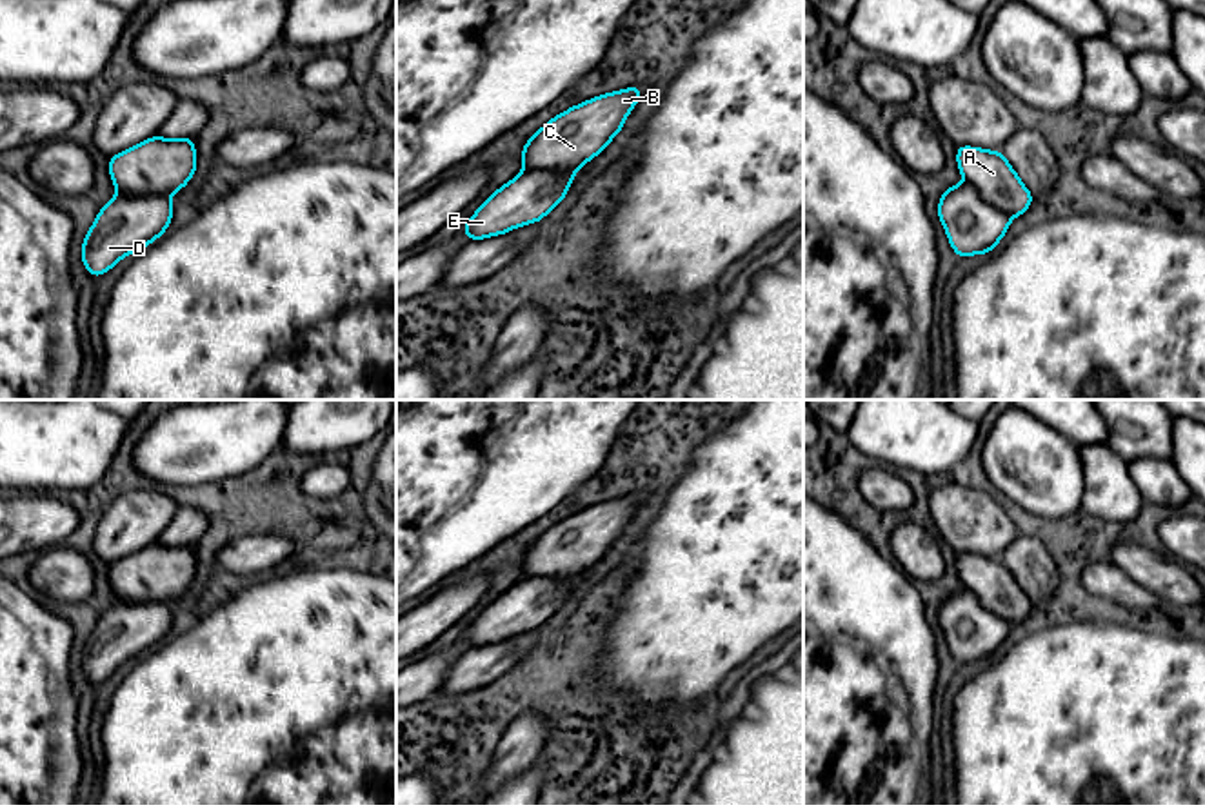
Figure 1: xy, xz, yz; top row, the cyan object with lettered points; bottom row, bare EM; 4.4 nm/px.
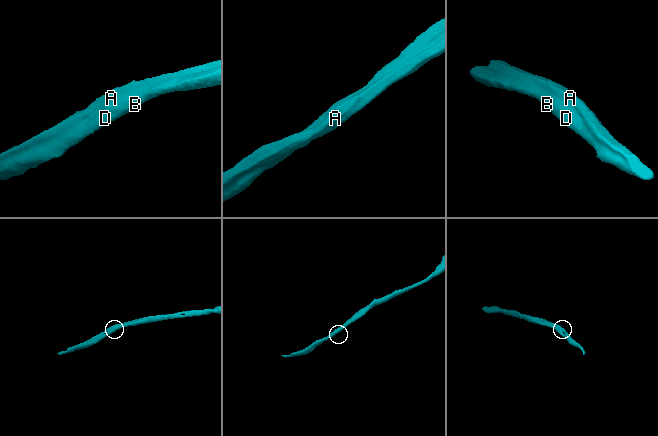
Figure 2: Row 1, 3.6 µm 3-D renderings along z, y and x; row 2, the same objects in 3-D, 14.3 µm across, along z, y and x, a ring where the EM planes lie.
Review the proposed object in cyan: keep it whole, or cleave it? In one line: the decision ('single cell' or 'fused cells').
fused cells

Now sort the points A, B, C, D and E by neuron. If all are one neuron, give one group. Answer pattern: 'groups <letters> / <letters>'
groups A E / B C D

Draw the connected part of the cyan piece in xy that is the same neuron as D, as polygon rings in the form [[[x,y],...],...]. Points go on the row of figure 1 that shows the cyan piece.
[[[116,194],[102,205],[82,245],[89,274],[102,276],[124,256],[144,249],[167,231],[173,220],[171,196]]]

